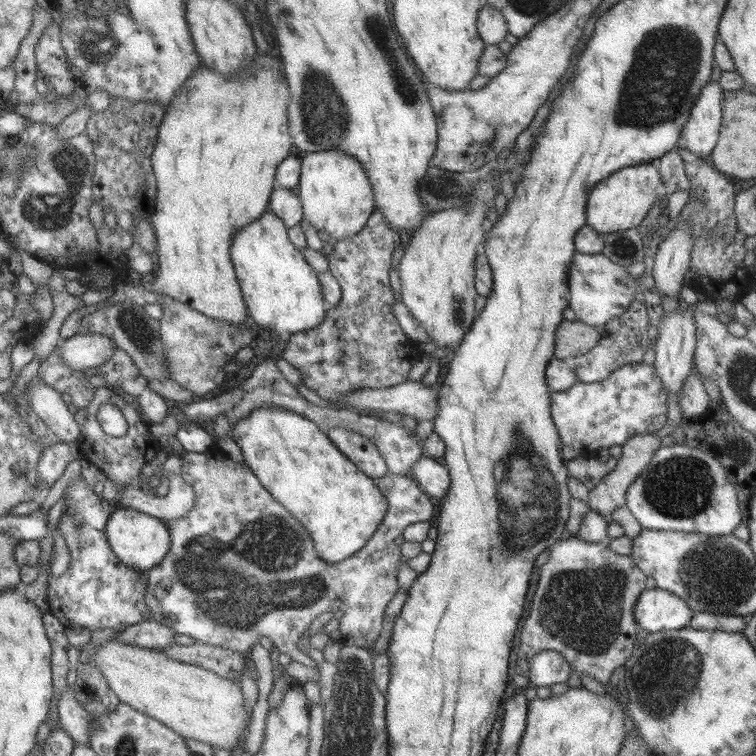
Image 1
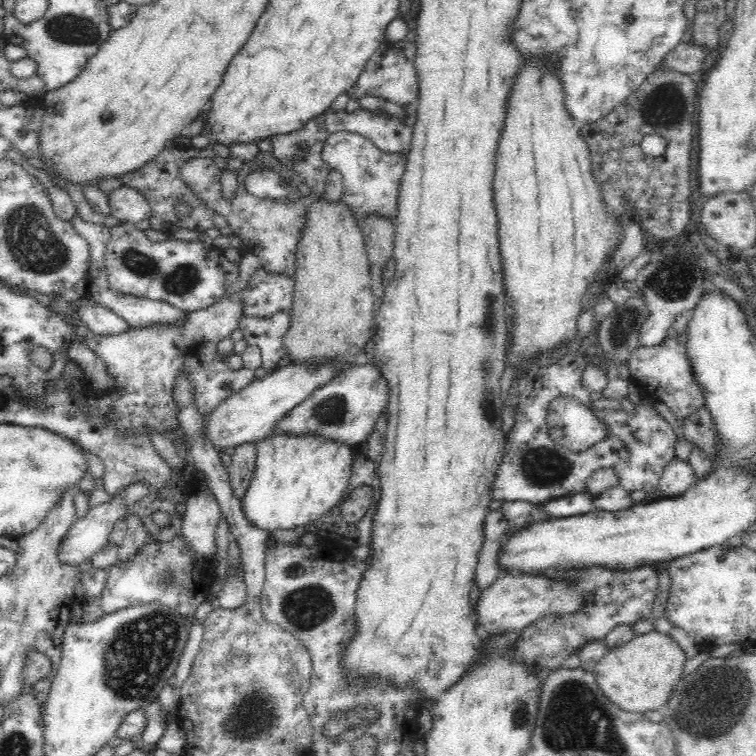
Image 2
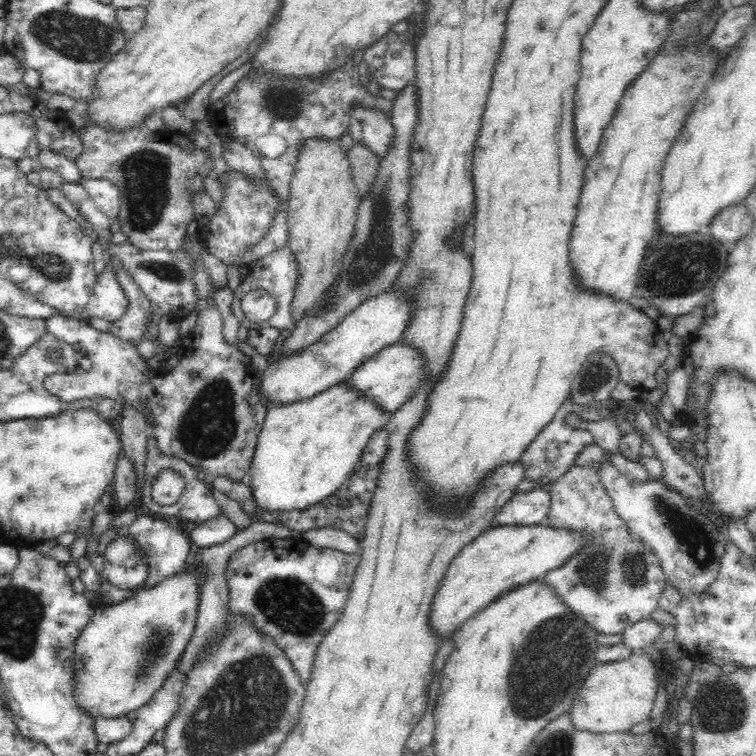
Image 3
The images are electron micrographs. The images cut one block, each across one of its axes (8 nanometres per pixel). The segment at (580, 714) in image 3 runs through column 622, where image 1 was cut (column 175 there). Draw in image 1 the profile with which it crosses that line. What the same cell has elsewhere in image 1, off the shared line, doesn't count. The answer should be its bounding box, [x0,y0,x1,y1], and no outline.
[87,638,250,754]

